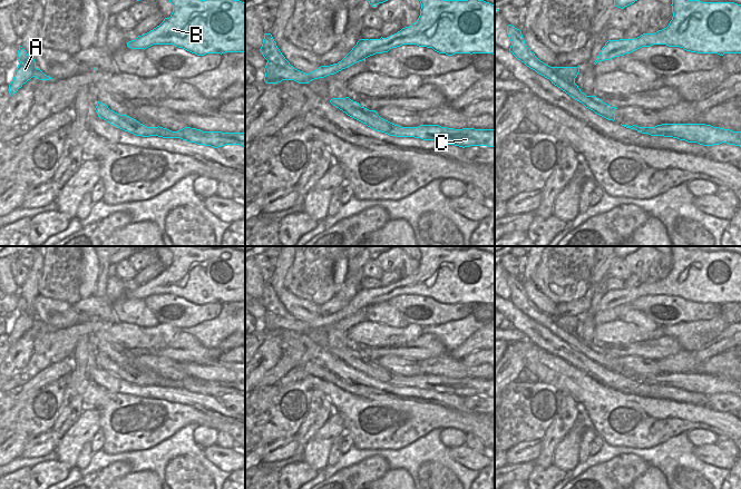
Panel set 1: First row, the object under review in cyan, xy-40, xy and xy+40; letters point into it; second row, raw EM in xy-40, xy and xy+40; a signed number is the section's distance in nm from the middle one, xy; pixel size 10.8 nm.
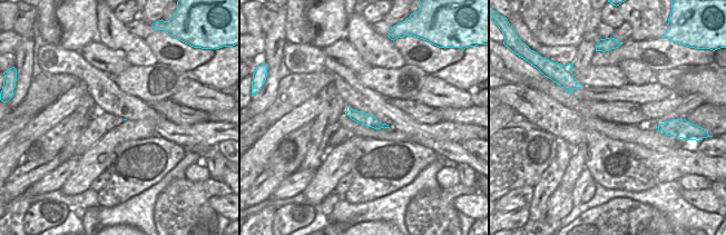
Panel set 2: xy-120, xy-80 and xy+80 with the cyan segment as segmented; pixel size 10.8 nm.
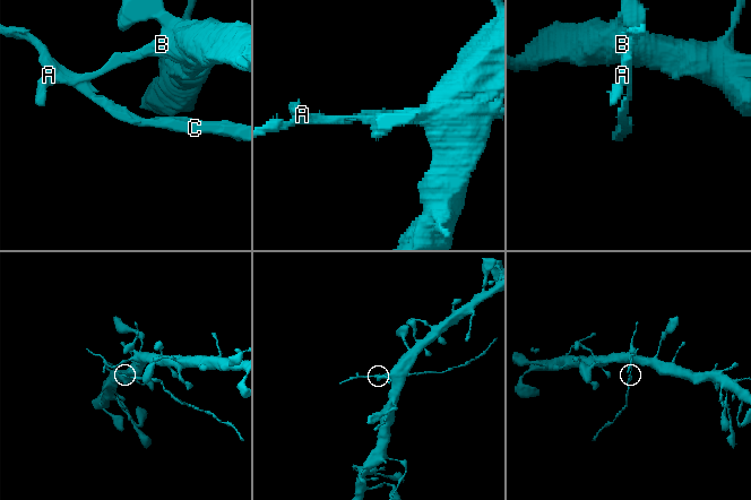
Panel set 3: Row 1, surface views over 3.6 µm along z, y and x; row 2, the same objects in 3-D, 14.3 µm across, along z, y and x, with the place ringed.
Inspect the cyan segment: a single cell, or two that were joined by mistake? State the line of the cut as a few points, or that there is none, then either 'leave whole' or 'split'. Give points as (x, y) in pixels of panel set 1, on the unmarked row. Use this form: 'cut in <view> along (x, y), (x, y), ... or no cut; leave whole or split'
cut in xy along (337, 313), (342, 318); split

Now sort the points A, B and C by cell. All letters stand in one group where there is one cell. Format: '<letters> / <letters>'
A C / B

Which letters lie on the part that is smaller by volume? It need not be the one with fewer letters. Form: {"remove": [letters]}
{"remove": ["A", "C"]}

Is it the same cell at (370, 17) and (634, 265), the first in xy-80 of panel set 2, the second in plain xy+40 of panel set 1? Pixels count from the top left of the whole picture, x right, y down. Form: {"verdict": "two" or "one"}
{"verdict": "two"}

